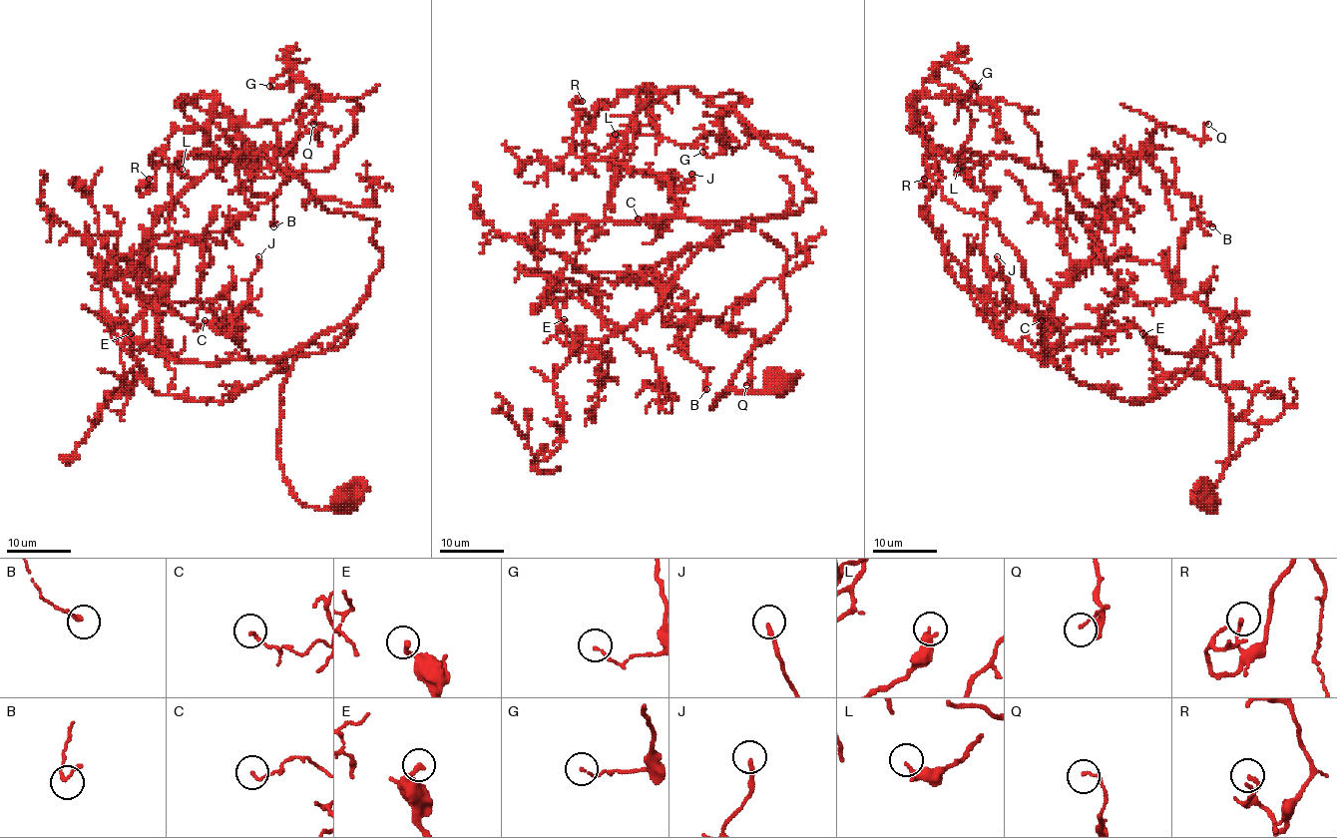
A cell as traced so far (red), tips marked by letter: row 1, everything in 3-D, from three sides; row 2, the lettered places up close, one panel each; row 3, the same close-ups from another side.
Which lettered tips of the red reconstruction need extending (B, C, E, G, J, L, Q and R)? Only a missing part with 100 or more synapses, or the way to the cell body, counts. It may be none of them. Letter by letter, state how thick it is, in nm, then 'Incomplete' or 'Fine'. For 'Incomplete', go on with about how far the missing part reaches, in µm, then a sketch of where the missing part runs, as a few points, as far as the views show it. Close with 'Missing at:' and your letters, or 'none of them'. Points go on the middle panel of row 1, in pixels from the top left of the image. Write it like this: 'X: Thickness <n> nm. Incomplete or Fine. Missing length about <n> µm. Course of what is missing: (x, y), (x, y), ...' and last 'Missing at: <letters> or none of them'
B: Thickness 150 nm. Fine
C: Thickness 110 nm. Fine
E: Thickness 220 nm. Fine
G: Thickness 100 nm. Fine
J: Thickness 180 nm. Fine
L: Thickness 280 nm. Fine
Q: Thickness 90 nm. Fine
R: Thickness 170 nm. Fine
Missing at: none of them

